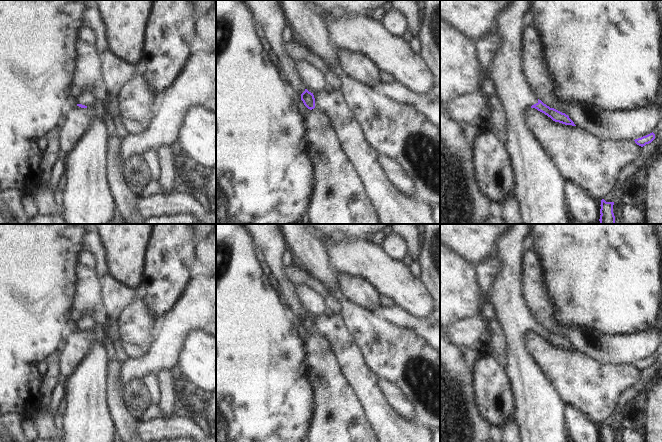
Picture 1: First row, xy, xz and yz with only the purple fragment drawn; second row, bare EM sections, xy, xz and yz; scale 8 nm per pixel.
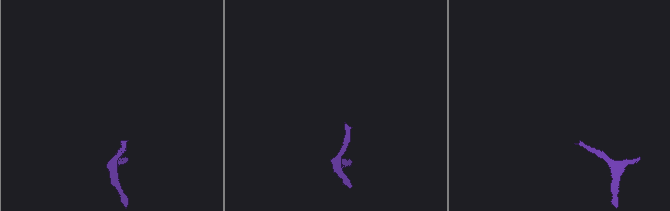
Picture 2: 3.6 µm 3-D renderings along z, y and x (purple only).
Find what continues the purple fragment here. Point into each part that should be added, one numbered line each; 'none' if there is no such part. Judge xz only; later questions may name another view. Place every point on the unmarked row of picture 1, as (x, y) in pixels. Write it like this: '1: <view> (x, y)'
1: xz (312, 302)

